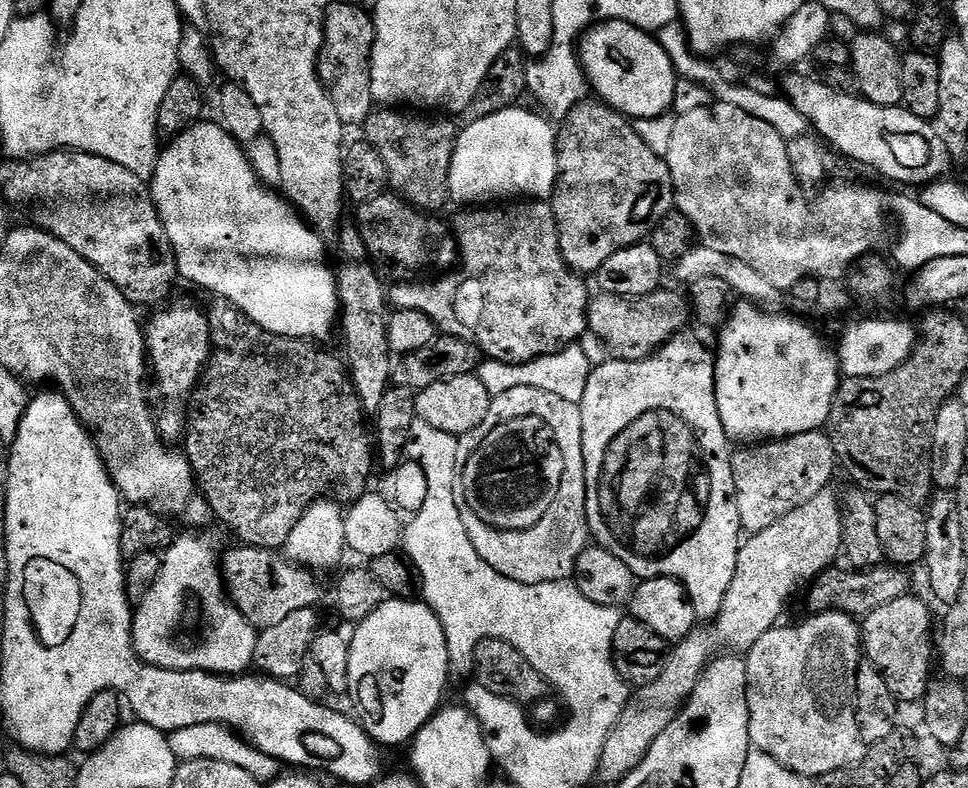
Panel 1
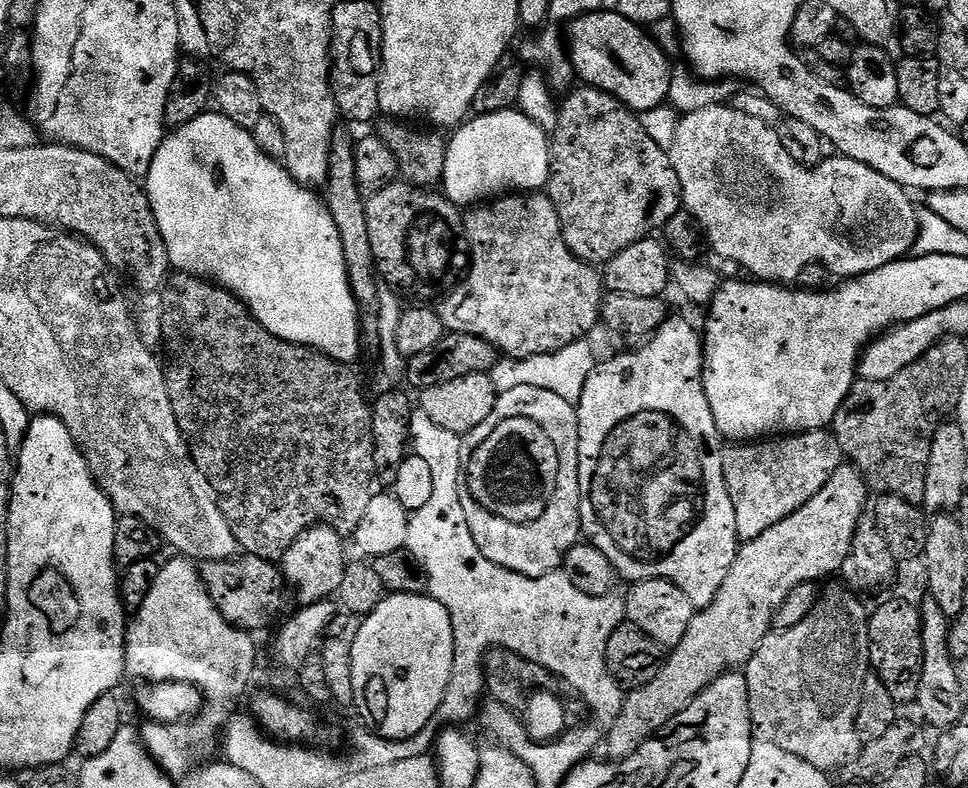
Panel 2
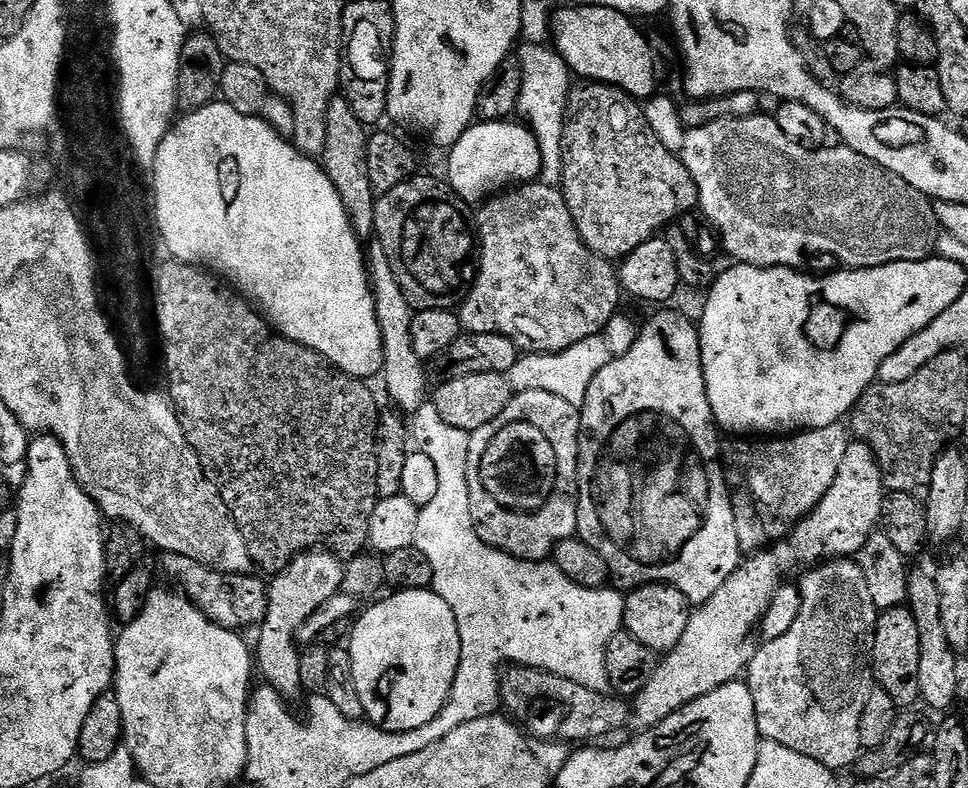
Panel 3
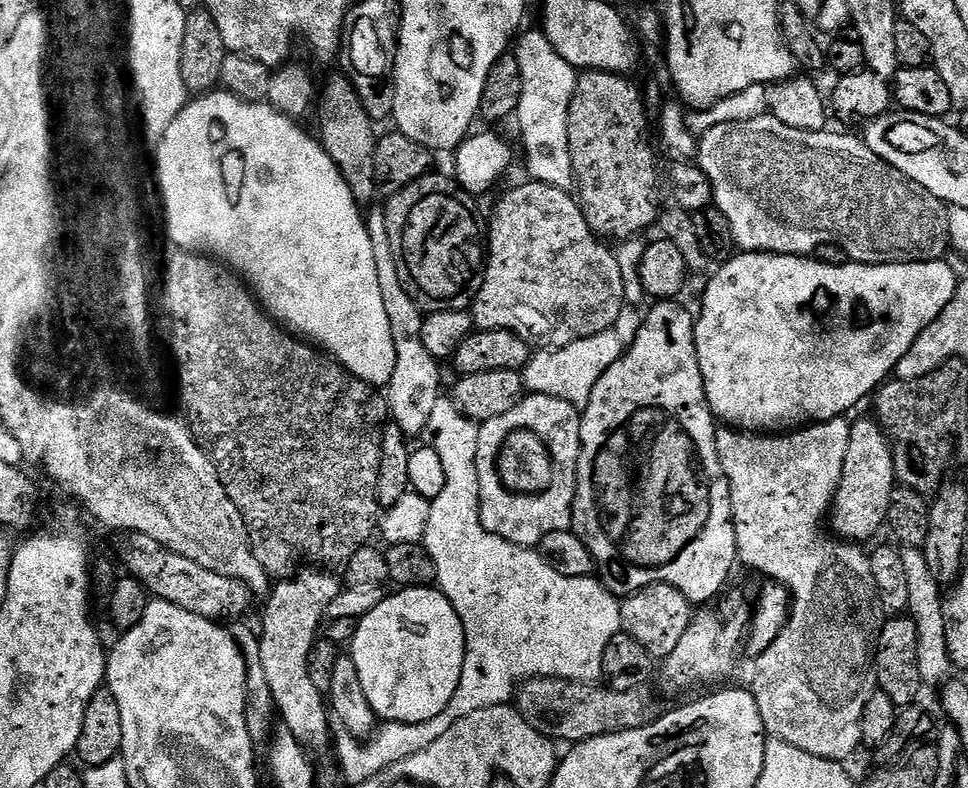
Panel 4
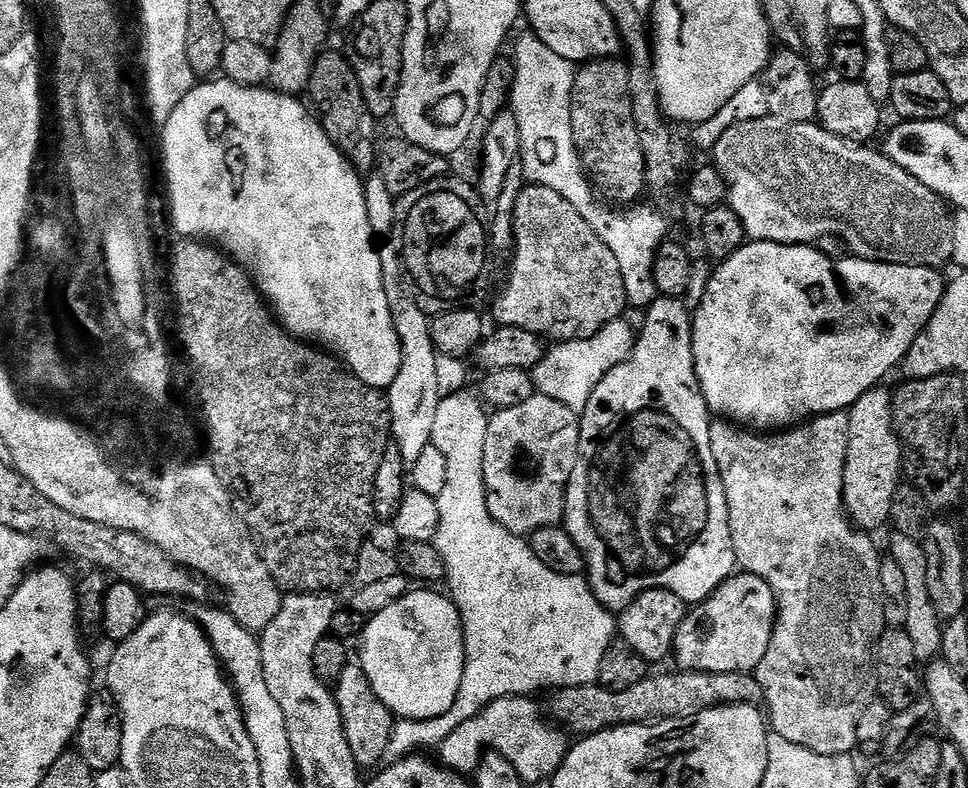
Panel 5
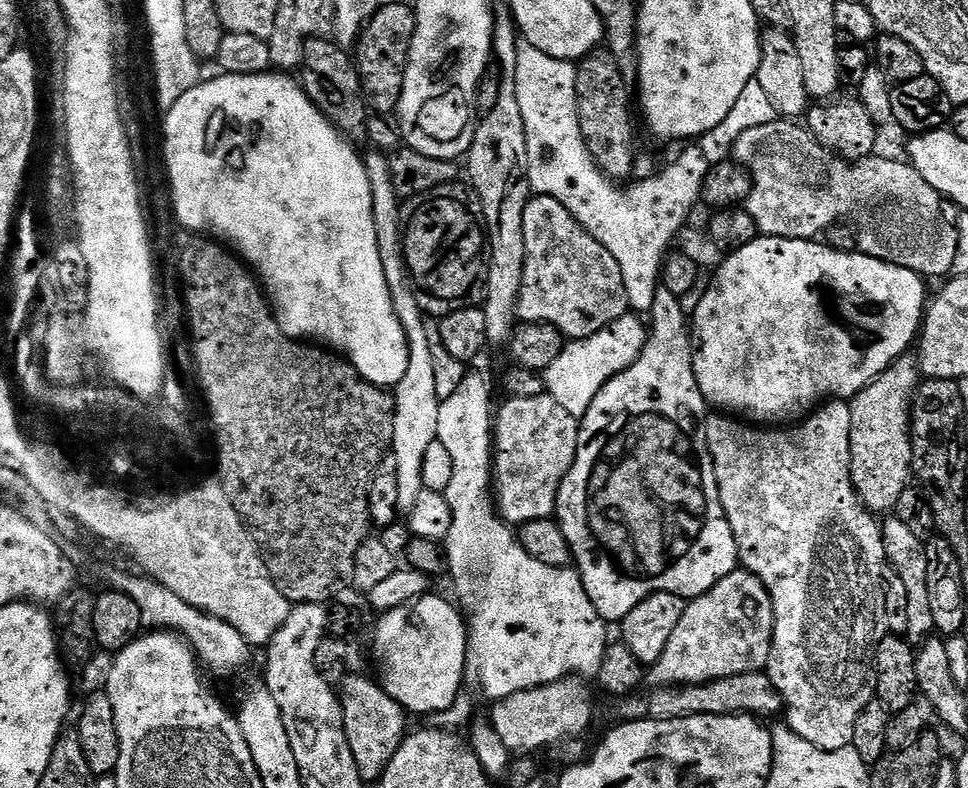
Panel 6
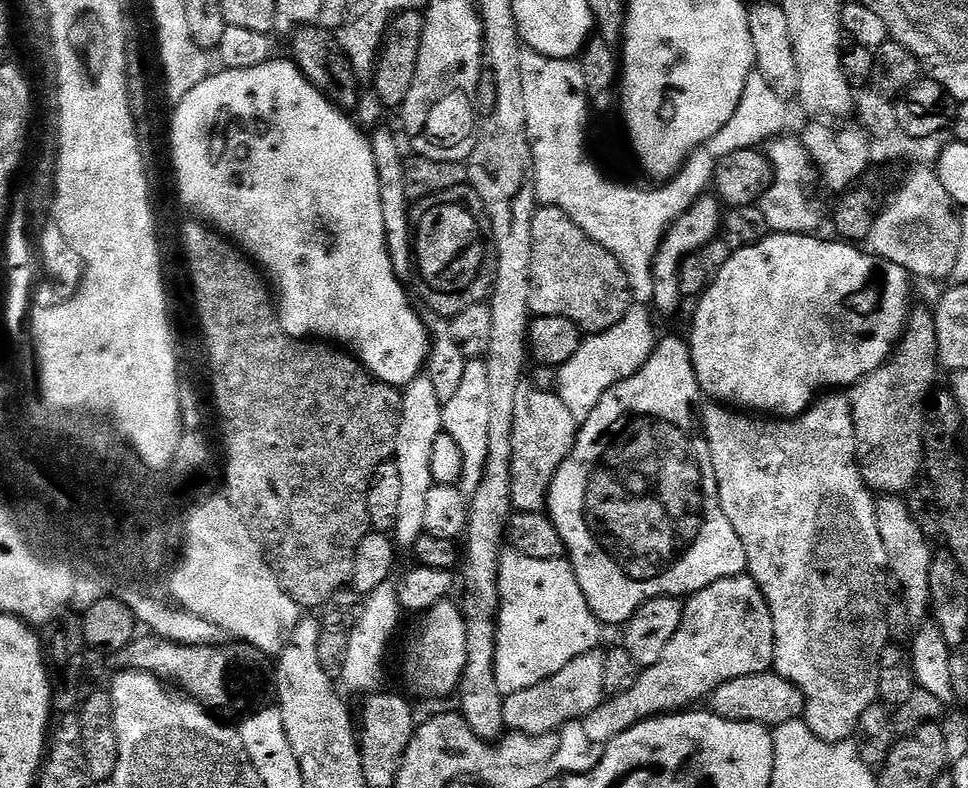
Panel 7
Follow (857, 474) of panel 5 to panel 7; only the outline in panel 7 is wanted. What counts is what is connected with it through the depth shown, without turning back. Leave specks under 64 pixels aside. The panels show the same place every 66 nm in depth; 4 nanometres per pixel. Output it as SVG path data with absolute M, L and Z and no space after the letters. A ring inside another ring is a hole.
M924 308L917 312L915 309L908 317L896 351L881 368L851 385L856 465L860 467L862 478L873 493L900 496L917 483L916 475L921 475L924 467L926 405L937 387L937 350L935 315L929 309L928 312Z

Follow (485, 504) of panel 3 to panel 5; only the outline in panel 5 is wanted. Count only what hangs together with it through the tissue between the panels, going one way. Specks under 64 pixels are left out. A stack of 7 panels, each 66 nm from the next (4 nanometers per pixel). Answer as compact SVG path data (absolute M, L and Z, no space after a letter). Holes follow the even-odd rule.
M537 394L520 406L493 411L486 430L482 474L494 522L525 538L543 528L557 527L564 518L566 490L579 457L580 417L570 406ZM519 456L529 456L536 469L525 476L516 472Z

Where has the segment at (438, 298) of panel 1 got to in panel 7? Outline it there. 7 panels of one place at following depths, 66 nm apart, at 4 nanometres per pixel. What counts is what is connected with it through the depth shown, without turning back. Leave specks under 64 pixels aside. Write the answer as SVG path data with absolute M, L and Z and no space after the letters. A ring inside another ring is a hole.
M537 207L532 223L534 254L530 266L530 310L533 317L557 316L569 319L579 326L581 333L595 334L610 330L633 307L632 287L624 273L624 267L598 242L589 238L565 212L557 208Z

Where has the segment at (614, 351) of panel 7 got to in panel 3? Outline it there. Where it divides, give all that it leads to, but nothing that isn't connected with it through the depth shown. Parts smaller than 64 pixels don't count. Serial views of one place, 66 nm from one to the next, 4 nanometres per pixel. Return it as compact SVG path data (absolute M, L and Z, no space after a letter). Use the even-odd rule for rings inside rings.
M603 335L591 336L561 352L521 355L506 377L516 392L546 390L546 394L558 394L558 398L570 402L570 406L581 409L586 402L586 390L590 390L590 382L594 382L598 370L606 367L611 359L613 357Z

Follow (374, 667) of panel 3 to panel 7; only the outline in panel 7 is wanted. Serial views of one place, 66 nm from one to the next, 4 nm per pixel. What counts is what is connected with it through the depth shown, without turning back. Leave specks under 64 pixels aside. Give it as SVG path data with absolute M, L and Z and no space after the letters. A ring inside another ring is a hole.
M444 599L419 617L416 629L408 640L408 649L404 652L404 680L416 696L425 696L436 700L439 696L448 696L460 687L460 679L466 670L466 622L463 611L451 604L451 599Z

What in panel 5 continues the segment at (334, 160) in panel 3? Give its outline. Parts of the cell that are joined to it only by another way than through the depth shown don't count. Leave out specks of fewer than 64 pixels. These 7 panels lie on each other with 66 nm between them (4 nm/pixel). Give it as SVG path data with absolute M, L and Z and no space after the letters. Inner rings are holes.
M331 50L321 53L311 74L308 96L312 98L324 133L332 144L339 148L362 176L373 173L378 151L376 145L378 122L370 114L369 107L365 105L362 88L358 84L351 61L345 55L342 57Z

